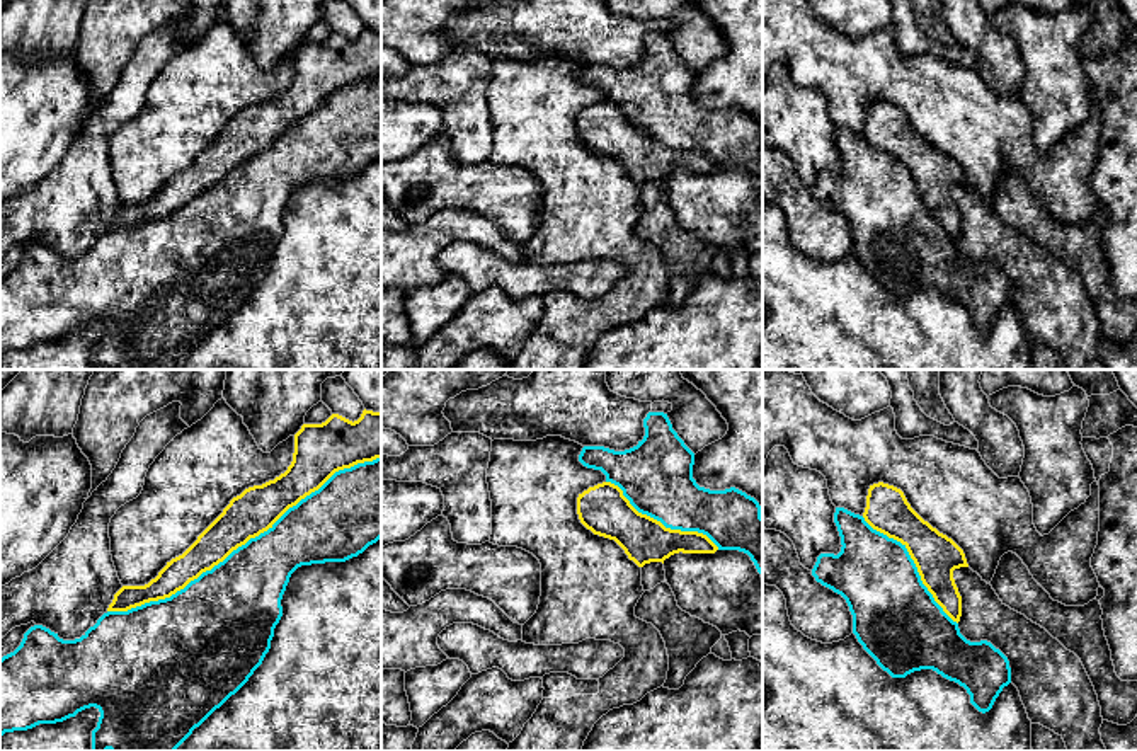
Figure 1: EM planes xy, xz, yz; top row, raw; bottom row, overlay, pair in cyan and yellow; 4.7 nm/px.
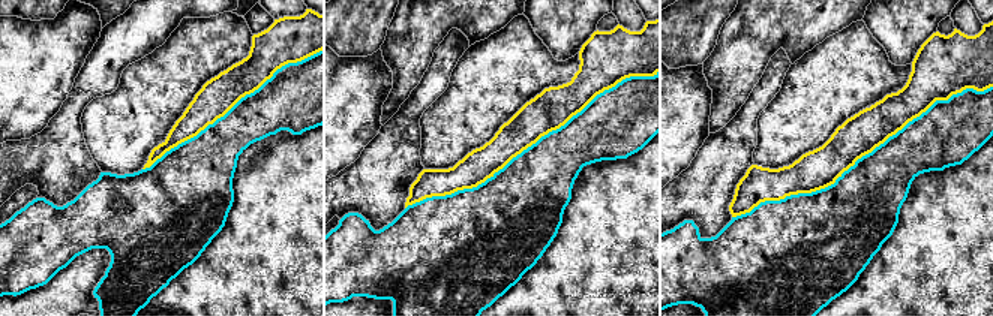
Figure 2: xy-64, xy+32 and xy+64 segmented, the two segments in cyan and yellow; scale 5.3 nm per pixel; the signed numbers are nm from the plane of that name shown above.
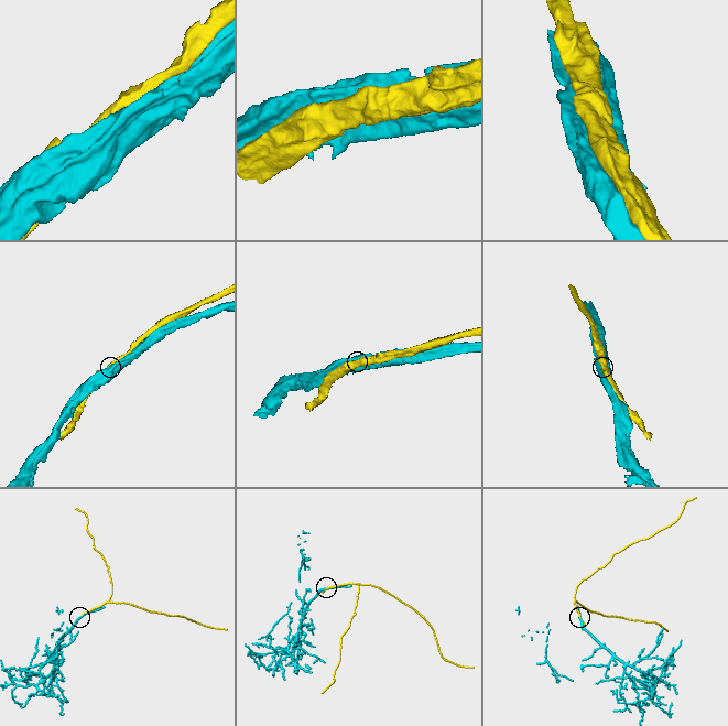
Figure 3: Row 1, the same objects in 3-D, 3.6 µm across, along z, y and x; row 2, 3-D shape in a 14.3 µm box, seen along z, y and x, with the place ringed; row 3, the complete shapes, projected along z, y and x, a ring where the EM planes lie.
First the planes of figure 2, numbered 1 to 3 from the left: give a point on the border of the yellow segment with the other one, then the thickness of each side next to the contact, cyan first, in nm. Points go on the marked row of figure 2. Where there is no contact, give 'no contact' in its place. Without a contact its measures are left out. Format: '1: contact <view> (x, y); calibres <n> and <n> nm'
1: contact xy-64 (234, 105); calibres 280 and 190 nm
2: contact xy+32 (533, 144); calibres 400 and 220 nm
3: contact xy+64 (863, 156); calibres 380 and 220 nm

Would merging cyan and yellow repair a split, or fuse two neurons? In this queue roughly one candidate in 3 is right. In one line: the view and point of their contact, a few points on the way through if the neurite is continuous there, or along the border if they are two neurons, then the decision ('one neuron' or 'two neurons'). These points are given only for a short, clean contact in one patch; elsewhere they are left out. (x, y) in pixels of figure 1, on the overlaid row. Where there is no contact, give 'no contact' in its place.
xy (245, 544) | two neurons

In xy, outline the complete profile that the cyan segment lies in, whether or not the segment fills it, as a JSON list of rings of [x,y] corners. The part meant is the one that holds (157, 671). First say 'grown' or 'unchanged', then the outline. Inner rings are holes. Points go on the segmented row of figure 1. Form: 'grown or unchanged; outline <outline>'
unchanged; outline [[[381,458],[357,463],[351,468],[335,472],[318,490],[289,507],[267,531],[250,538],[245,545],[233,550],[223,562],[203,572],[184,589],[170,598],[150,601],[128,611],[107,611],[80,639],[63,640],[58,633],[43,625],[31,627],[20,645],[0,659],[0,736],[14,731],[27,731],[39,724],[56,724],[78,712],[95,707],[100,712],[97,727],[92,731],[92,751],[175,751],[196,727],[199,727],[216,708],[235,695],[262,664],[271,649],[274,628],[283,616],[281,599],[291,574],[301,565],[346,562],[363,553],[369,545],[381,538]]]

